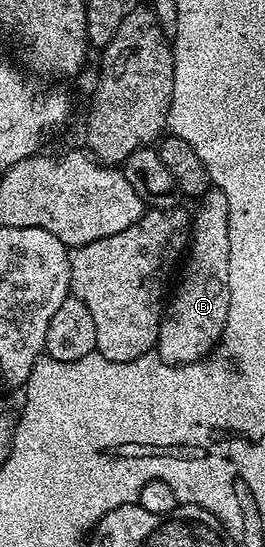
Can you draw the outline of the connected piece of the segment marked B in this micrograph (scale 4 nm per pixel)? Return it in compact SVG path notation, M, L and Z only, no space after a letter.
M210 189L200 196L198 203L201 204L197 207L197 215L195 211L191 219L191 250L183 263L185 280L176 284L168 300L165 314L161 316L155 348L157 356L170 367L197 363L217 346L227 325L227 309L231 305L231 237L227 197L223 197L221 191Z

